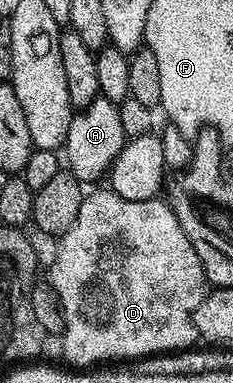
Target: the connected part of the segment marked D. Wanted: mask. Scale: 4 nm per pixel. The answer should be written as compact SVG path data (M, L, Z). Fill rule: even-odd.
M113 191L106 193L87 192L82 199L80 215L76 215L76 223L68 227L68 231L57 238L58 250L54 253L54 262L50 265L50 277L48 284L54 289L58 296L58 302L62 308L63 330L60 334L62 340L62 353L71 361L74 367L94 367L97 361L122 361L125 357L141 359L151 355L161 355L171 351L181 351L191 348L195 344L196 334L194 331L194 312L196 307L206 298L208 282L206 272L192 247L188 243L188 235L184 235L184 227L176 219L174 210L170 208L165 200L155 199L153 201L133 201L116 195Z

